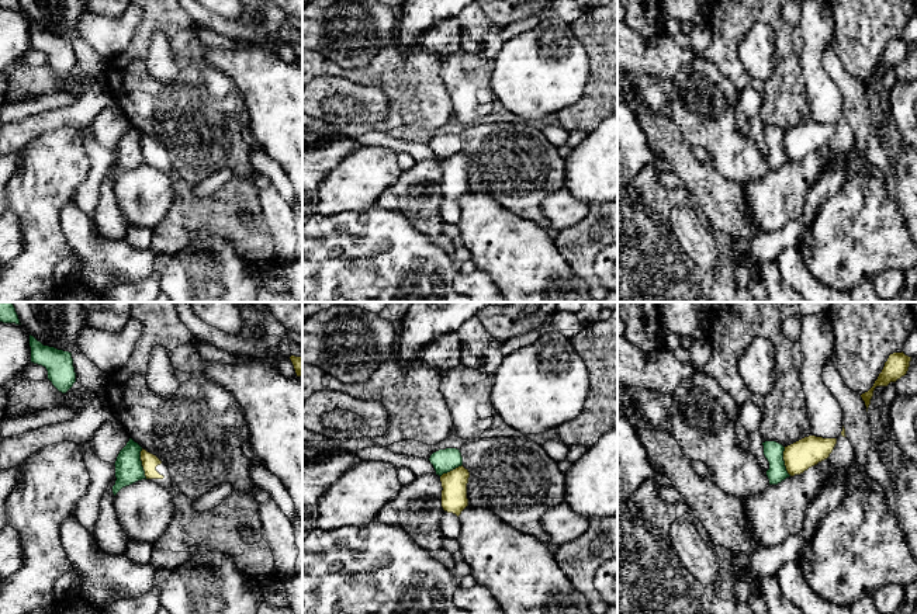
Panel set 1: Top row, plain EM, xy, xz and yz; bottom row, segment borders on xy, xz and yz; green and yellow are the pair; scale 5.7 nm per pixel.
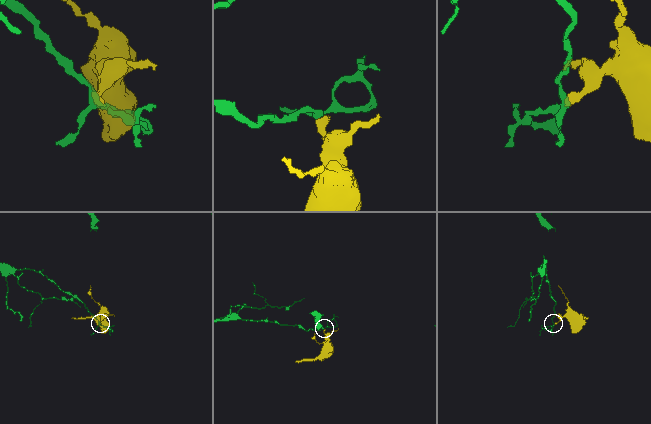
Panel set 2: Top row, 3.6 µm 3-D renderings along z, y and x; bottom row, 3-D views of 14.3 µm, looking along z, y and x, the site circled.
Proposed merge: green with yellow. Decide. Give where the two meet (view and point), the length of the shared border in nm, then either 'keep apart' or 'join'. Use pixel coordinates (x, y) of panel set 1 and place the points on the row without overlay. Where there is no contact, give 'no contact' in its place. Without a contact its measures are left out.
meets green in xy at (141, 149); contact 180 nm long; keep apart

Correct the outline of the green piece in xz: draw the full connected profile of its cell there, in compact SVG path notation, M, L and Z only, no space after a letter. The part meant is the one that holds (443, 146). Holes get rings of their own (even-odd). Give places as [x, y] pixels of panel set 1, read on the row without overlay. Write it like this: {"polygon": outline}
{"polygon": "M457 133L439 135L430 141L429 146L439 162L463 150L461 138Z"}

